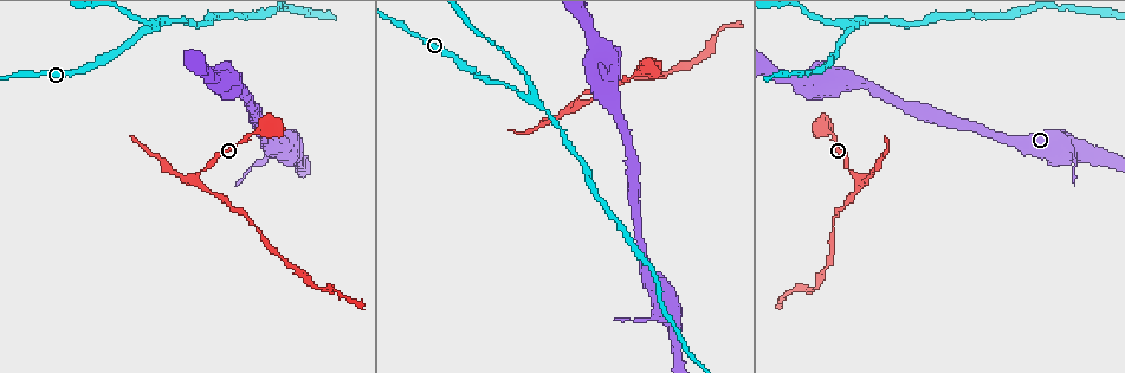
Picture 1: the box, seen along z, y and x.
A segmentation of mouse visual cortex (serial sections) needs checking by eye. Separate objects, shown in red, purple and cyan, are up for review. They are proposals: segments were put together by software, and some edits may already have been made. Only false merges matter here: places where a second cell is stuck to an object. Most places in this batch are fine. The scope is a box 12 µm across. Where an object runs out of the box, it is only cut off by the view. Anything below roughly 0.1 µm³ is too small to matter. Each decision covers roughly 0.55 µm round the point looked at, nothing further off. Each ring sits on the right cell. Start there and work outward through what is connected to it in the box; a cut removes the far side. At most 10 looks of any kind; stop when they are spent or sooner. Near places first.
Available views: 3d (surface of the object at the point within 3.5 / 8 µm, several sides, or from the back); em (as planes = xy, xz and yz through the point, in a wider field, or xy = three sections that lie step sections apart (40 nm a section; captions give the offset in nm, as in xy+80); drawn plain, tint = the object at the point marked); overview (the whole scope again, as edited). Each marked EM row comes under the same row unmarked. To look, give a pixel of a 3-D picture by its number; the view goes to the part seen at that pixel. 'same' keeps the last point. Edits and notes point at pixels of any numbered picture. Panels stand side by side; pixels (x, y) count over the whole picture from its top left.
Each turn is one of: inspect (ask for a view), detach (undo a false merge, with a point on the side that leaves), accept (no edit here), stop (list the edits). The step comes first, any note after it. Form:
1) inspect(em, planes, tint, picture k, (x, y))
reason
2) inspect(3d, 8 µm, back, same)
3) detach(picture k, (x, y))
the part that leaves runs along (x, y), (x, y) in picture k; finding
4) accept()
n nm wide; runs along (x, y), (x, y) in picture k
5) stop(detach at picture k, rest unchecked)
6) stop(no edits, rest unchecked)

inspect(3d, 3.5 µm, picture 1, (632, 76))
thick turns thin

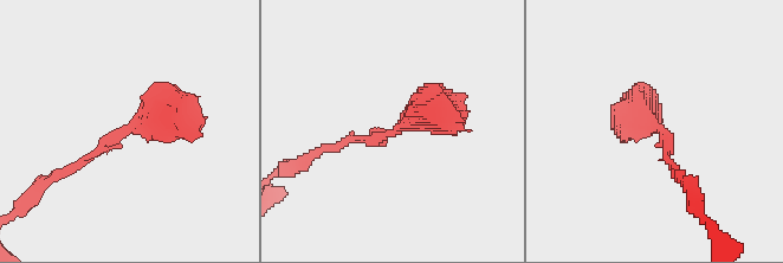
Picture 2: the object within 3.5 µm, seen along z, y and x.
inspect(em, xy, step 5, tint, picture 2, (397, 132))

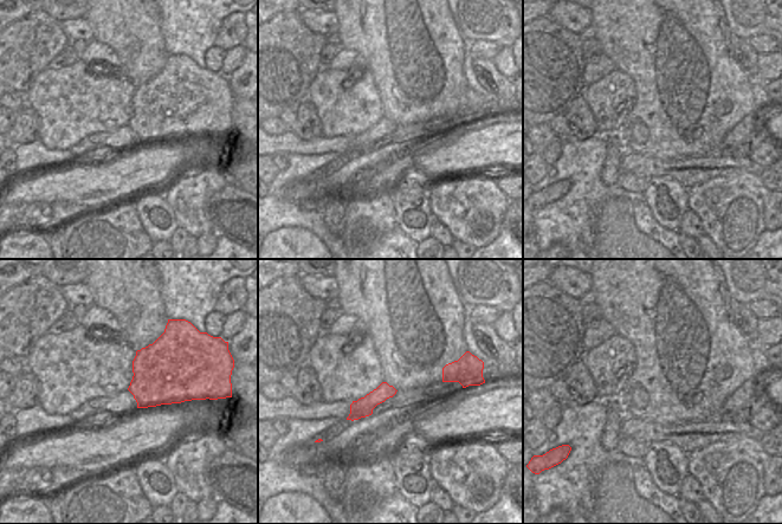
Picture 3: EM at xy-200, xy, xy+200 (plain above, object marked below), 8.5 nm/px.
accept()
runs along (66, 171), (164, 113), (198, 116) in picture 2; one cell here

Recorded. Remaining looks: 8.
inspect(3d, 3.5 µm, picture 1, (858, 183))
a fork

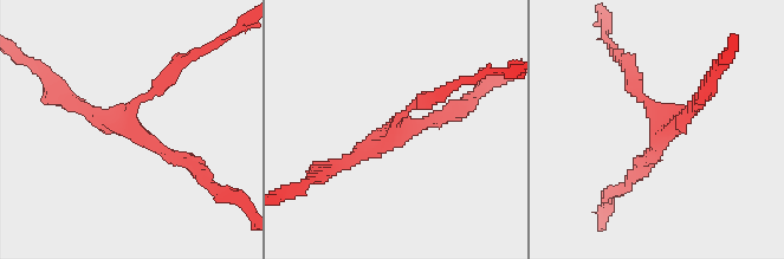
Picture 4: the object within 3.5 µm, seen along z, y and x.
inspect(em, xy, step 5, tint, picture 4, (659, 126))
need the tissue

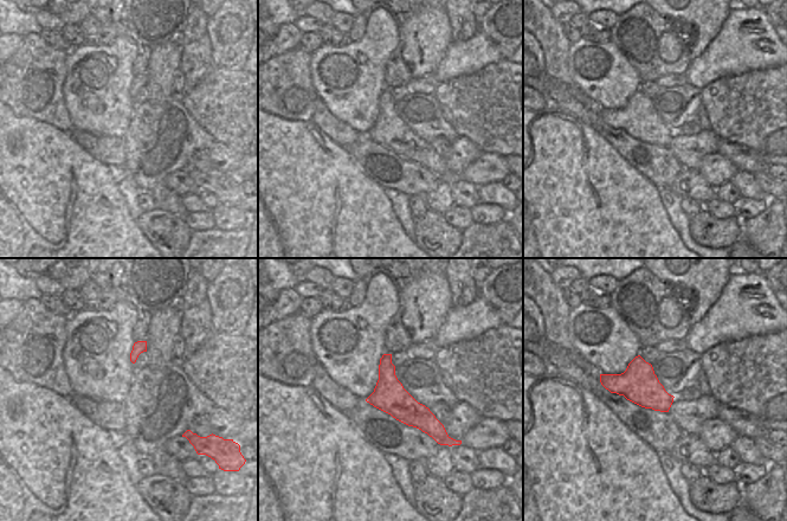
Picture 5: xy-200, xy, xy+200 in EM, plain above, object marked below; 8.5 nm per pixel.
accept()
runs along (386, 357), (387, 385), (440, 428) in picture 5; one cell here

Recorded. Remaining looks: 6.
inspect(3d, 3.5 µm, picture 1, (1010, 138))
thick turns thin

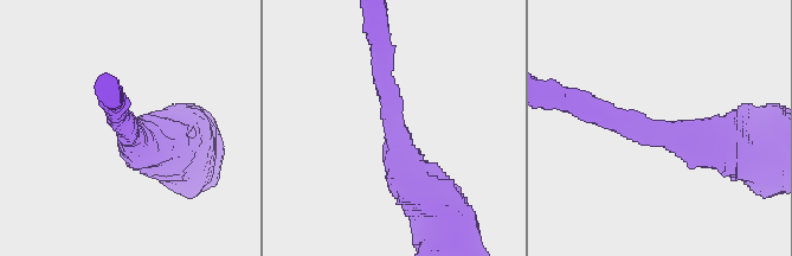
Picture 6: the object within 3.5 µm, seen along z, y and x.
inspect(em, xy, step 2, tint, picture 6, (129, 134))
arms of 300, 600 nm; now the EM

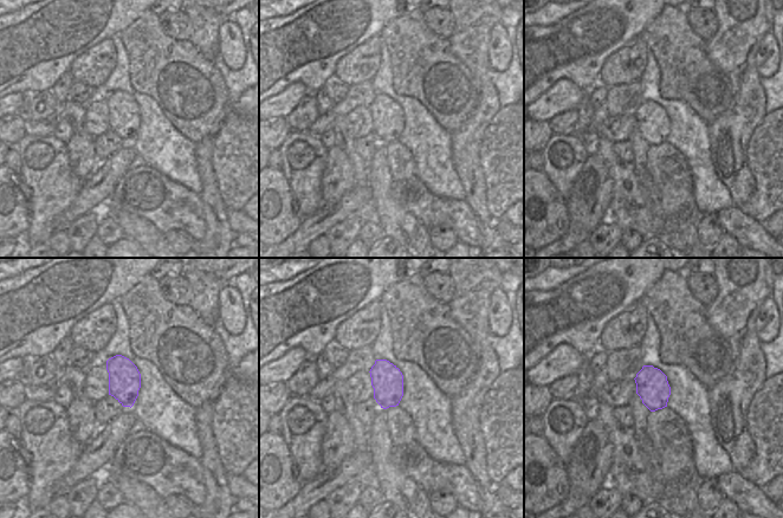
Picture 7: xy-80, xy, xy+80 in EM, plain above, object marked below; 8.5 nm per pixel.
accept()
all the same cell

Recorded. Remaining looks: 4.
inspect(3d, 3.5 µm, picture 1, (677, 319))
thick turns thin

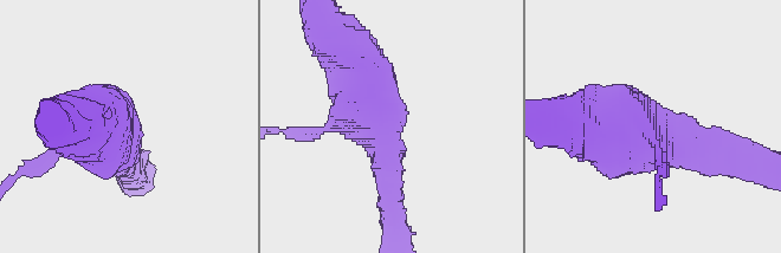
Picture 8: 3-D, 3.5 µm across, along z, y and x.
inspect(em, planes, tint, picture 8, (383, 141))

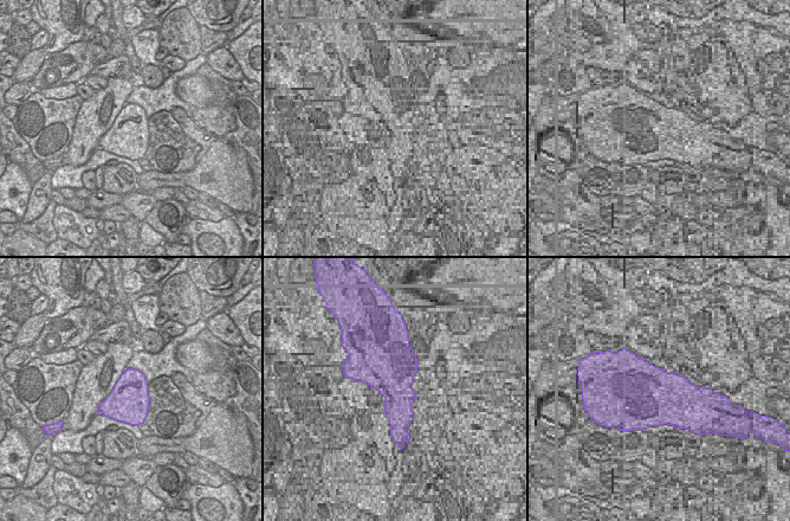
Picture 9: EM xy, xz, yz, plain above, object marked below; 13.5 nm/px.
accept()
runs along (598, 130), (720, 144), (741, 163) in picture 8; continuous, no second cell

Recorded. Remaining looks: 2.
stop(no edits, rest unchecked)

